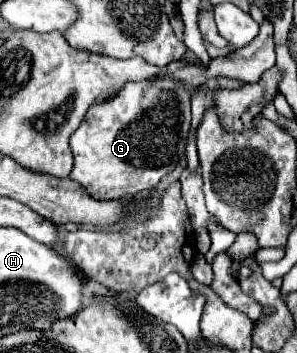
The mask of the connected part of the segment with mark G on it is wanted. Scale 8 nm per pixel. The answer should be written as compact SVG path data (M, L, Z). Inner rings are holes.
M265 21L251 45L225 59L211 59L207 71L201 69L201 65L179 59L171 61L165 67L165 73L151 81L127 81L113 97L93 103L77 131L71 135L69 145L75 165L69 177L83 185L93 199L115 199L151 189L161 177L171 173L185 155L187 135L191 131L191 95L197 85L213 83L217 75L257 83L273 65L273 25Z

